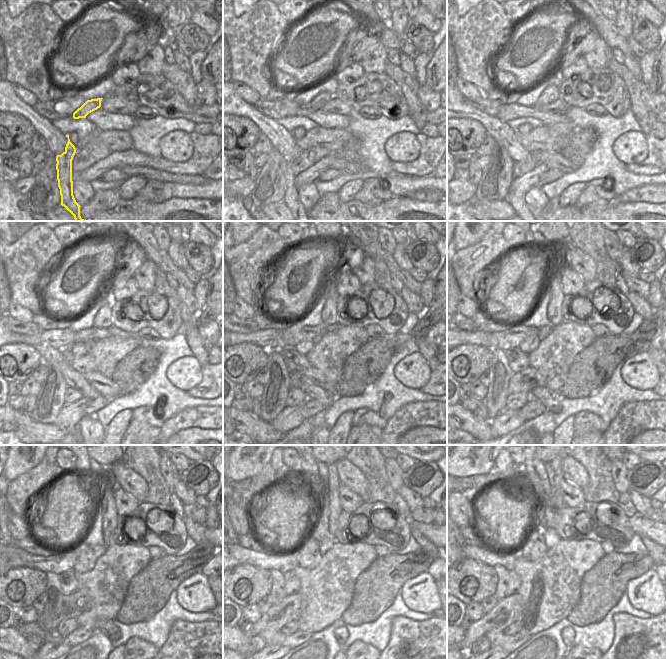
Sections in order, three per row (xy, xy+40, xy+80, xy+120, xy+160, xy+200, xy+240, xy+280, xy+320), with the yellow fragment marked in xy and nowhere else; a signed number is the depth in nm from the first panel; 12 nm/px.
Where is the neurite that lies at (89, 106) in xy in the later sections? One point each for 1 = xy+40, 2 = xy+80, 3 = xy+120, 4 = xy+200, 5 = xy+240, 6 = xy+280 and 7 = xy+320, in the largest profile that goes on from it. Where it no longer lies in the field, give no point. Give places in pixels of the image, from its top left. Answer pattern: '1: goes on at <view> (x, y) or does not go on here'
1: goes on at xy+40 (320, 100)
2: goes on at xy+80 (551, 93)
3: goes on at xy+120 (103, 319)
4: goes on at xy+200 (553, 313)
5: goes on at xy+240 (109, 523)
6: goes on at xy+280 (334, 506)
7: goes on at xy+320 (558, 475)

